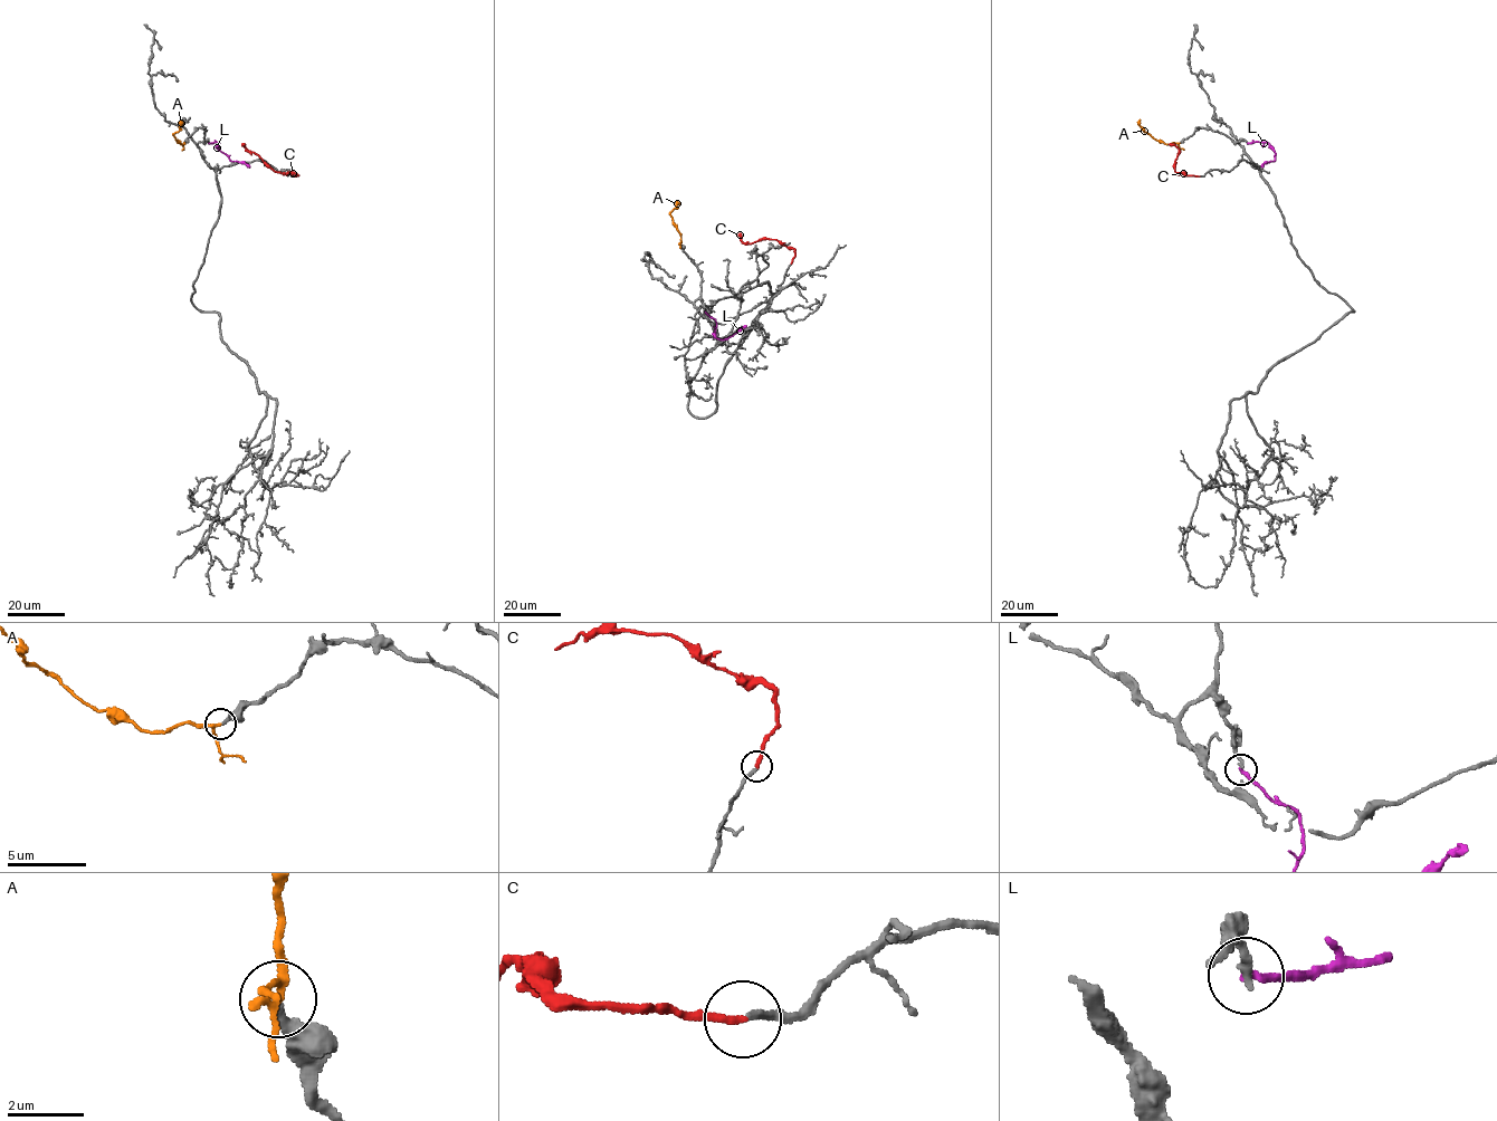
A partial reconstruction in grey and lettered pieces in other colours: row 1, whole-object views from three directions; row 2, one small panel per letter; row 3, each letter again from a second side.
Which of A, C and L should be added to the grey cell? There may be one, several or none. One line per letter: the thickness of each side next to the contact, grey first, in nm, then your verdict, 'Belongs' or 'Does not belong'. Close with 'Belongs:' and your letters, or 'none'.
A: Thickness 240 nm (grey) against 170 nm. Belongs
C: Thickness 200 nm (grey) against 220 nm. Belongs
L: Thickness 220 nm (grey) against 200 nm. Does not belong
Belongs: A, C

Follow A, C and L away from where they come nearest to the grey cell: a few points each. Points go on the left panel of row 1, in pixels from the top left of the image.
A: (184, 143), (180, 144), (174, 134), (179, 130), (180, 120)
C: (295, 176), (297, 175), (289, 172), (274, 172), (242, 144)
L: (209, 143), (219, 142), (219, 149), (231, 161), (244, 162), (249, 168)

